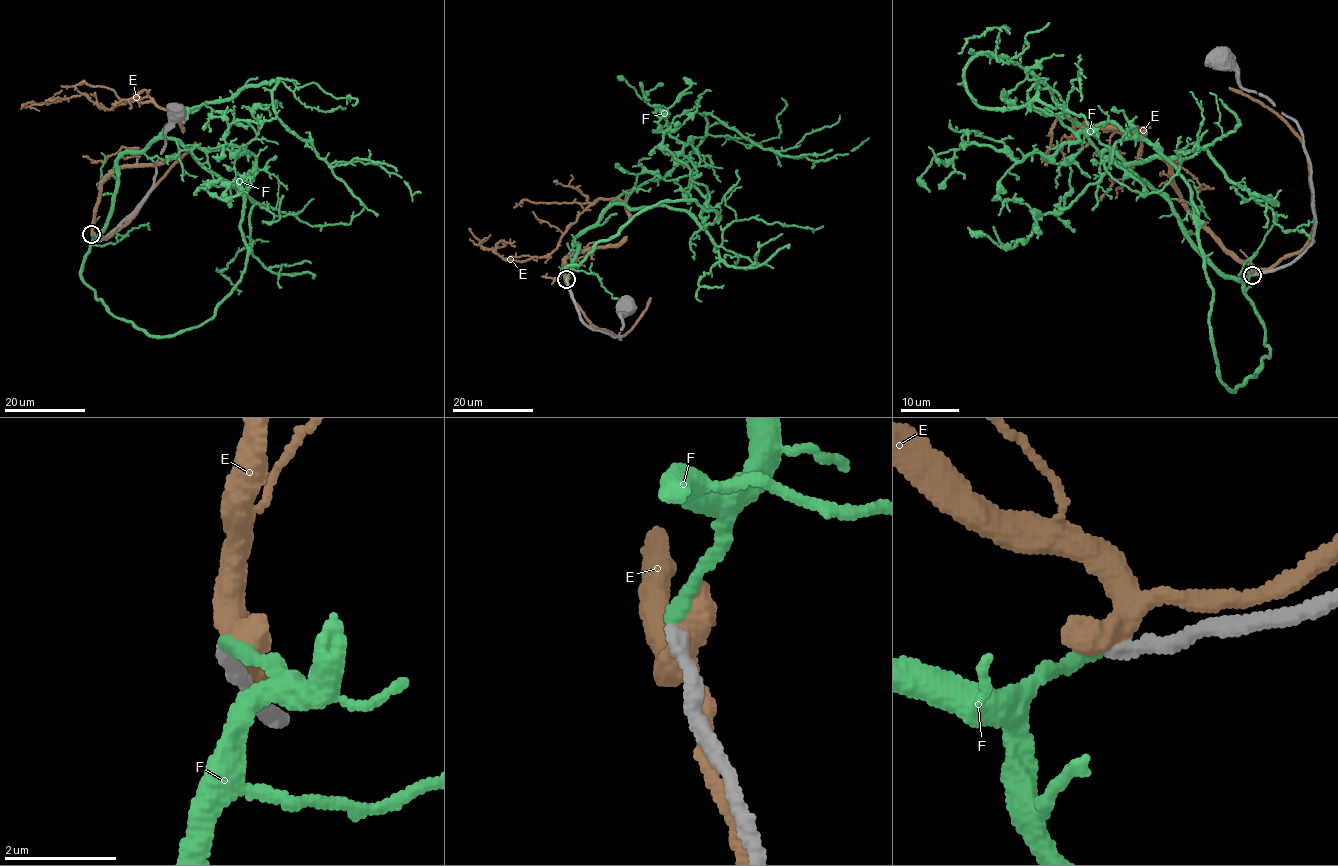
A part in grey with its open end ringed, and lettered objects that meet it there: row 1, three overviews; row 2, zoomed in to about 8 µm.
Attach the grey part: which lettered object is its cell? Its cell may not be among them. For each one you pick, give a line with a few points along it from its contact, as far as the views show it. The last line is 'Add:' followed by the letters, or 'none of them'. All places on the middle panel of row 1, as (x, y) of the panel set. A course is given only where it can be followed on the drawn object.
F: via (565, 279), (564, 268), (663, 202), (696, 200), (716, 222), (705, 228), (695, 168), (665, 115), (621, 80)
Add: F

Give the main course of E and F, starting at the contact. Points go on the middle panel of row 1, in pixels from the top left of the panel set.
E: (566, 280), (563, 259), (626, 237), (620, 200), (590, 204), (553, 250), (525, 260), (484, 249), (469, 228)
F: (565, 279), (564, 268), (663, 202), (696, 200), (716, 222), (705, 228), (695, 168), (665, 115), (621, 80)

